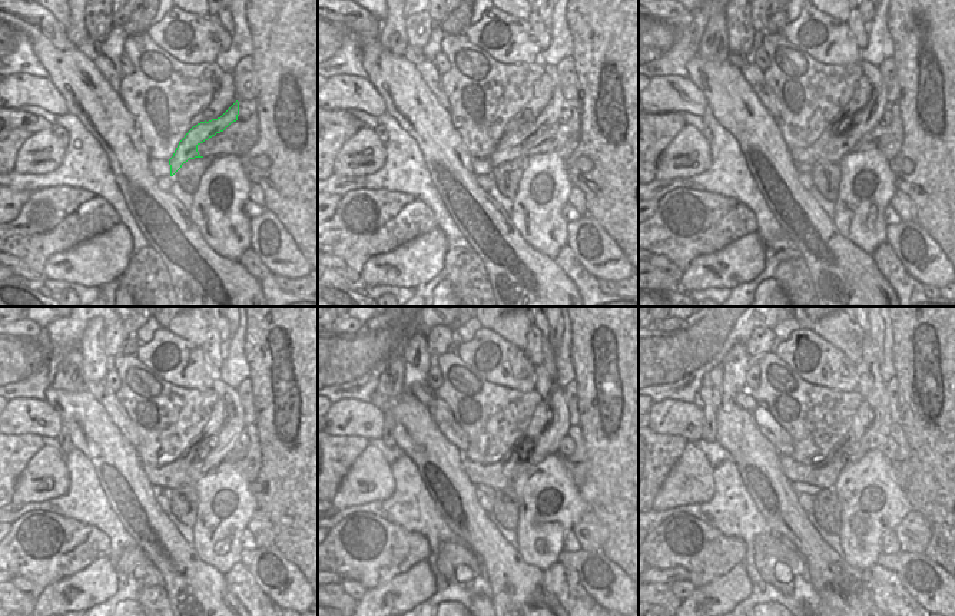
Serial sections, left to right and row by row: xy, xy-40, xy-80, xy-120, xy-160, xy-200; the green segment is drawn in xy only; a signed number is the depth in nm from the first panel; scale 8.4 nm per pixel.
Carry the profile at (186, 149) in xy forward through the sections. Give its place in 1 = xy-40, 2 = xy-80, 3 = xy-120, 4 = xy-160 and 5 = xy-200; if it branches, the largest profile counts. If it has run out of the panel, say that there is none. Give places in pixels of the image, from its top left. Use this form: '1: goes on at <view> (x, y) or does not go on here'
1: goes on at xy-40 (510, 146)
2: goes on at xy-80 (848, 135)
3: goes on at xy-120 (211, 454)
4: goes on at xy-160 (546, 374)
5: goes on at xy-200 (869, 384)

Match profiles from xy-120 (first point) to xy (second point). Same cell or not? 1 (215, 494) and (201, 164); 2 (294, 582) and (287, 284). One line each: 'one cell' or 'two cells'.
1: two cells
2: two cells

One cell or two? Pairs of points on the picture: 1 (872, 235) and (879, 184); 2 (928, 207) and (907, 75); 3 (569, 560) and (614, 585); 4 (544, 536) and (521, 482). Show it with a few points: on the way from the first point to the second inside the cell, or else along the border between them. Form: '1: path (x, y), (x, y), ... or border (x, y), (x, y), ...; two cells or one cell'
1: path (872, 222), (872, 196); one cell
2: path (929, 174), (929, 141), (917, 125), (914, 108); one cell
3: path (580, 562), (590, 566), (603, 579); one cell
4: path (534, 523), (534, 494); one cell

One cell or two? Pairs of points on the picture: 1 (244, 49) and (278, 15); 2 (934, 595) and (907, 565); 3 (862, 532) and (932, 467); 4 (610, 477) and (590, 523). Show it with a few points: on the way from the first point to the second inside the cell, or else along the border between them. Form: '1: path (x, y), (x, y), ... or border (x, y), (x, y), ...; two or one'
1: border (245, 15), (252, 40), (252, 55); two
2: path (931, 588), (914, 570); one
3: border (904, 492), (912, 509); two
4: border (589, 509), (607, 530), (607, 540), (603, 547); two

